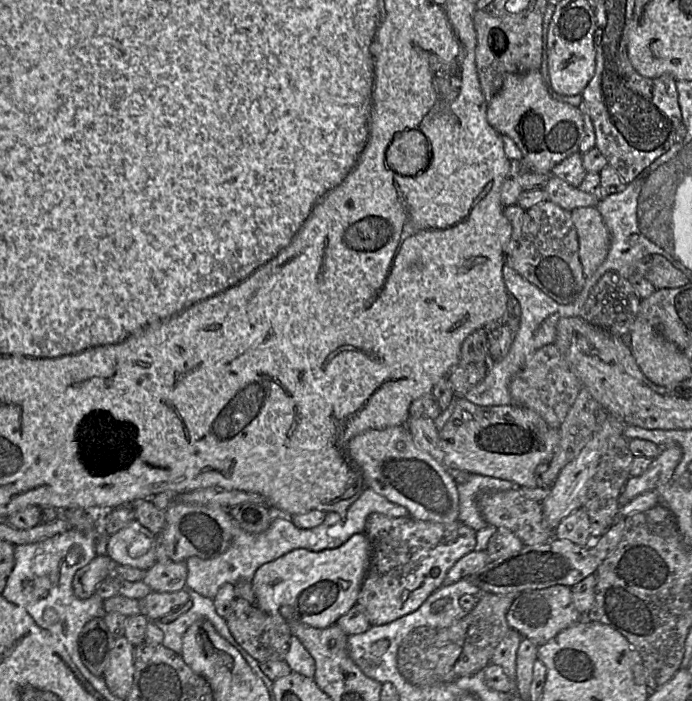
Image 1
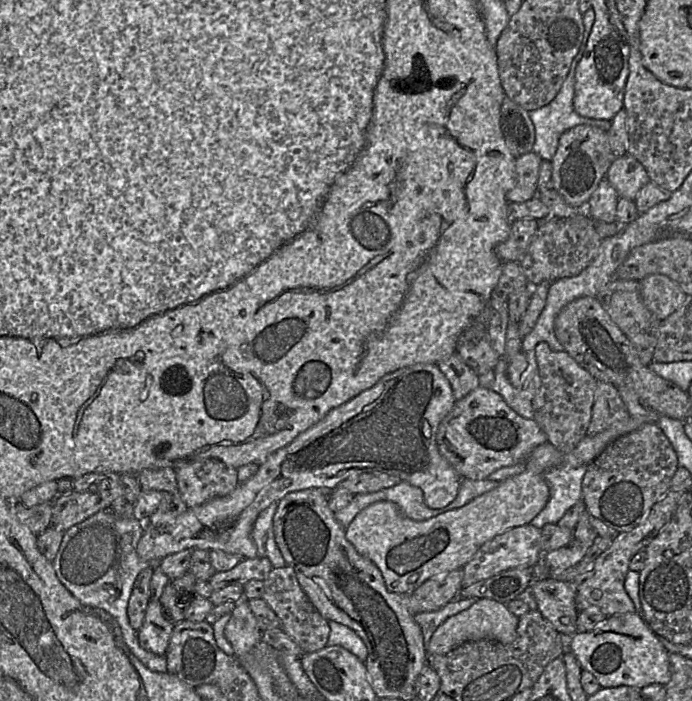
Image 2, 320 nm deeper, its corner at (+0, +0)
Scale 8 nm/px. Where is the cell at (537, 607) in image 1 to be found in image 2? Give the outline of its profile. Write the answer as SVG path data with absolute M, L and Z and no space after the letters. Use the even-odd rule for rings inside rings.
M550 577L535 580L531 593L536 609L563 637L576 633L578 610L571 582Z

